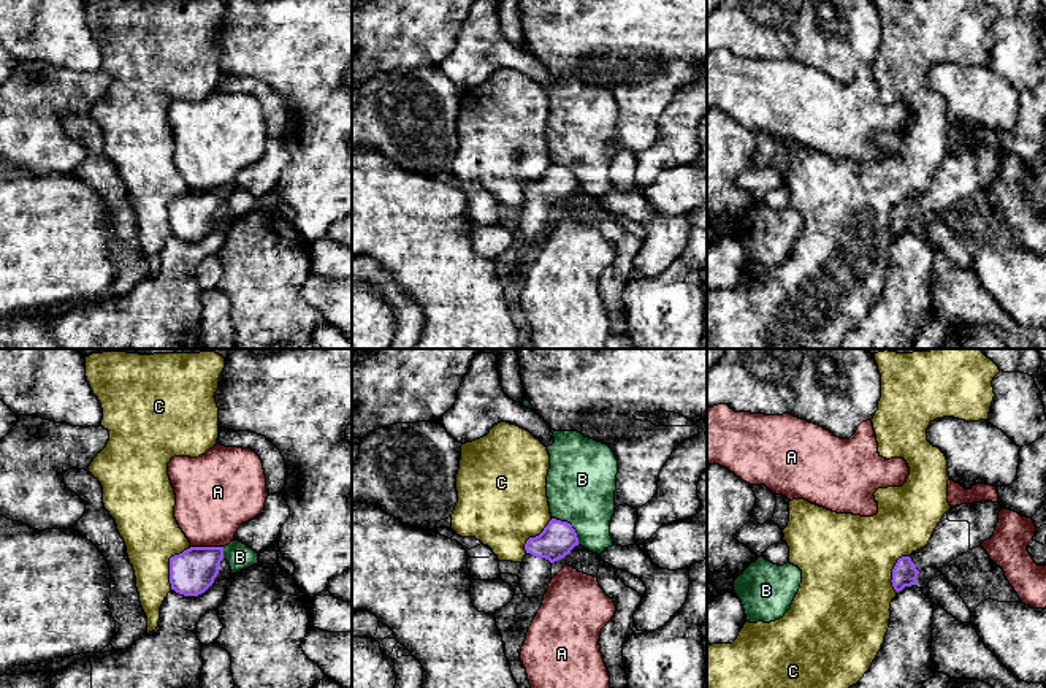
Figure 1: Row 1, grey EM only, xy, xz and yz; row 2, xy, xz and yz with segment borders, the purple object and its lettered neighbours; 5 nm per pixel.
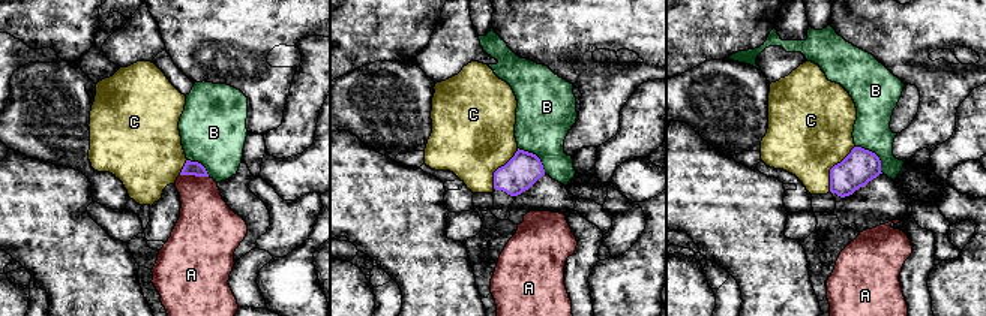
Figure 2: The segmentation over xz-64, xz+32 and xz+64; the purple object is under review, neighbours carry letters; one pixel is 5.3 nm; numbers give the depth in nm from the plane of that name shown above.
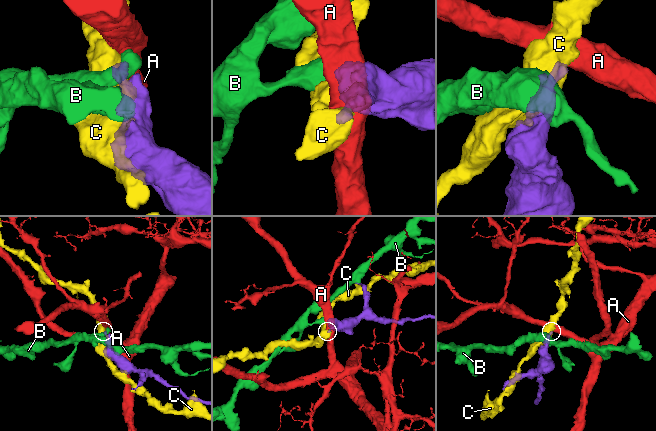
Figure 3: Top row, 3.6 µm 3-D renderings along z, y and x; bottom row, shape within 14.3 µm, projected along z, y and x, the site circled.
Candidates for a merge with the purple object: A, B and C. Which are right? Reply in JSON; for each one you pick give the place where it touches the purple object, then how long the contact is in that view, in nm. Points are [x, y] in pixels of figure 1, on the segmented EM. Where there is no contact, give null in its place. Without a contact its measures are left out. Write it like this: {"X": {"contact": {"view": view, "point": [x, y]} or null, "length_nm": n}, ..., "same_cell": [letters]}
{"same_cell": []}

